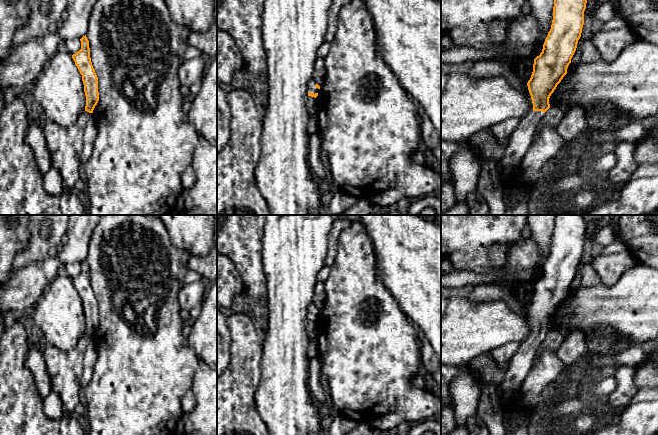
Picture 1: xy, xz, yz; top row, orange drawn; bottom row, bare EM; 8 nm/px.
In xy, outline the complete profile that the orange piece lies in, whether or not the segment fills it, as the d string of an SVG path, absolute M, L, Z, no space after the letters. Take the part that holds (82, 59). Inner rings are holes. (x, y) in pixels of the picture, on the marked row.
M86 35L83 36L80 41L81 49L77 53L73 54L72 58L82 75L86 96L85 111L93 113L93 110L99 101L98 77L91 62L89 41Z

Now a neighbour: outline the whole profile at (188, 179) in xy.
M188 166L181 177L181 182L184 188L184 191L188 191L189 189L191 189L193 187L193 185L196 182L196 174L194 172L194 169L192 168L192 166Z

